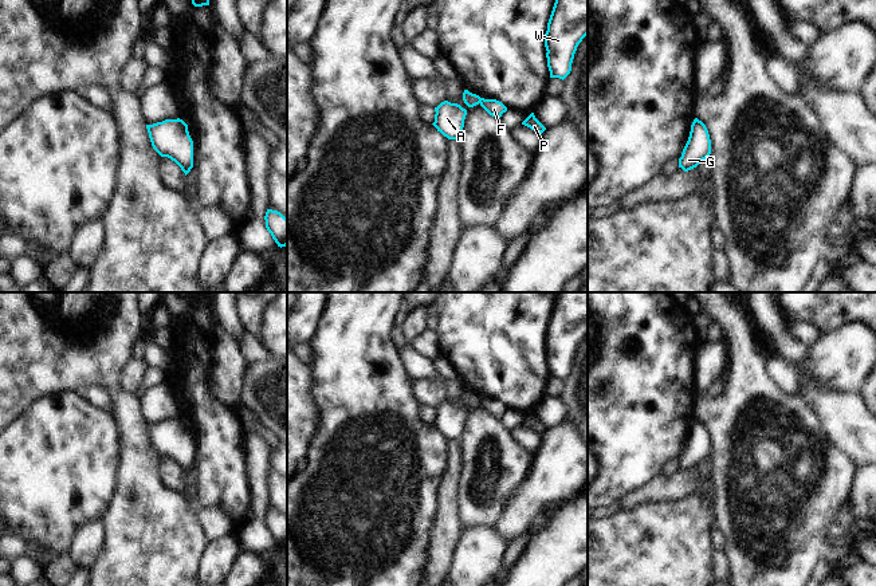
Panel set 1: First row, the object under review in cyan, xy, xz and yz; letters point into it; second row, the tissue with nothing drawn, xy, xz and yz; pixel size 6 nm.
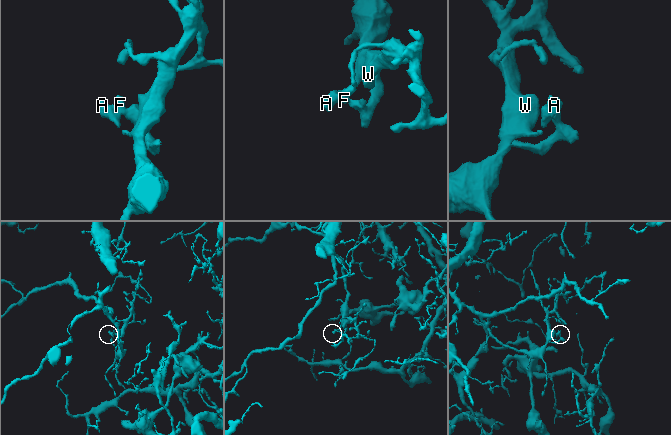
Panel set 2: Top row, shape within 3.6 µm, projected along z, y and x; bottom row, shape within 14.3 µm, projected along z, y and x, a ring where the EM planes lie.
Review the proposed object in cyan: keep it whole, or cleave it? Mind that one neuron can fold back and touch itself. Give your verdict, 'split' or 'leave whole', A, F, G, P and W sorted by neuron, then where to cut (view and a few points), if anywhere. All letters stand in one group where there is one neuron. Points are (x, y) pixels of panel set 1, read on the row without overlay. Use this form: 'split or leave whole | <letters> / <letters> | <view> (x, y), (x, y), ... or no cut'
split | A G W / F P | xz (482, 398), (479, 402)

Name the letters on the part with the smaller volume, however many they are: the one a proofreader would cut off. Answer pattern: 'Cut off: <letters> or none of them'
Cut off: F, P

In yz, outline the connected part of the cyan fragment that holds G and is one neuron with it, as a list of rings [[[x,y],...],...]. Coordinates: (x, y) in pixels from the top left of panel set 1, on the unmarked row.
[[[703,422],[691,425],[688,441],[679,459],[679,468],[688,472],[696,468],[703,460],[711,455],[711,440],[708,430]]]

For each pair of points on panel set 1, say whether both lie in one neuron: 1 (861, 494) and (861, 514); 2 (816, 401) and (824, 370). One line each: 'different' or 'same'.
1: same
2: different

